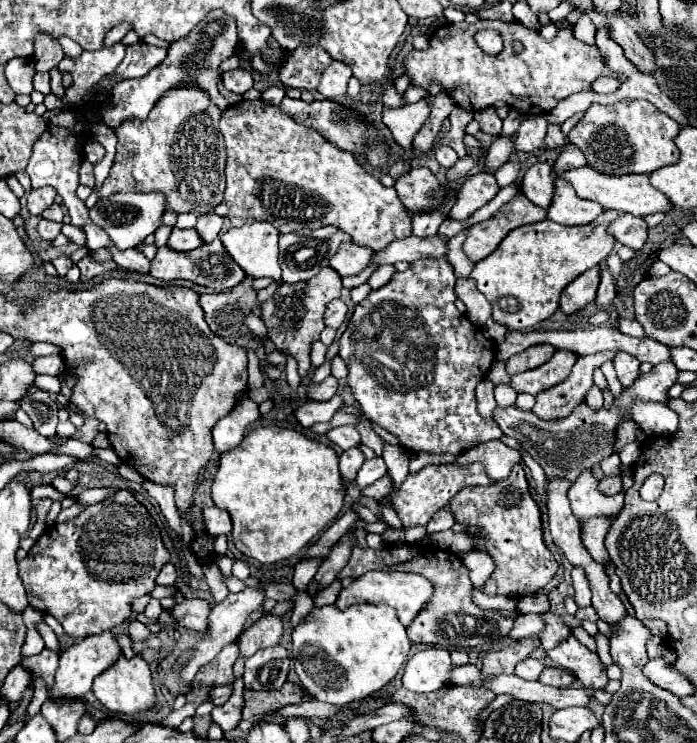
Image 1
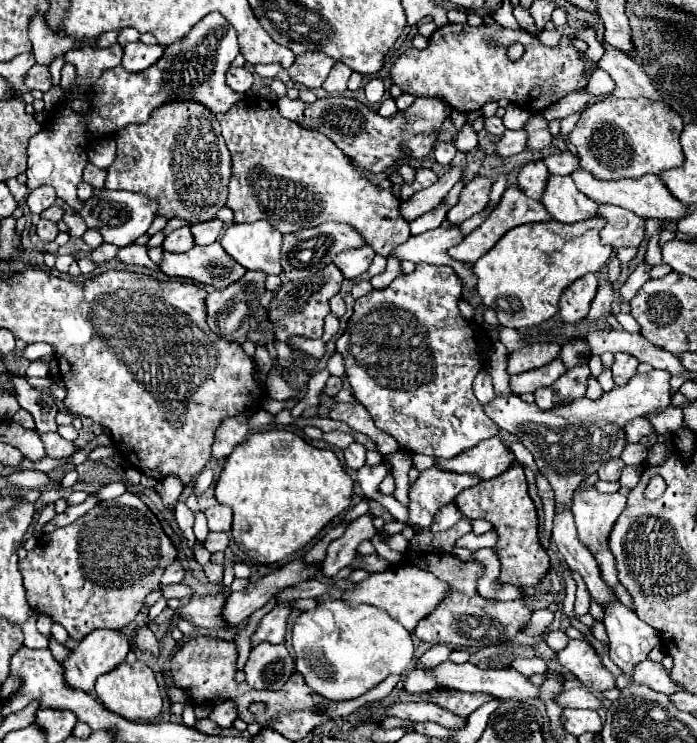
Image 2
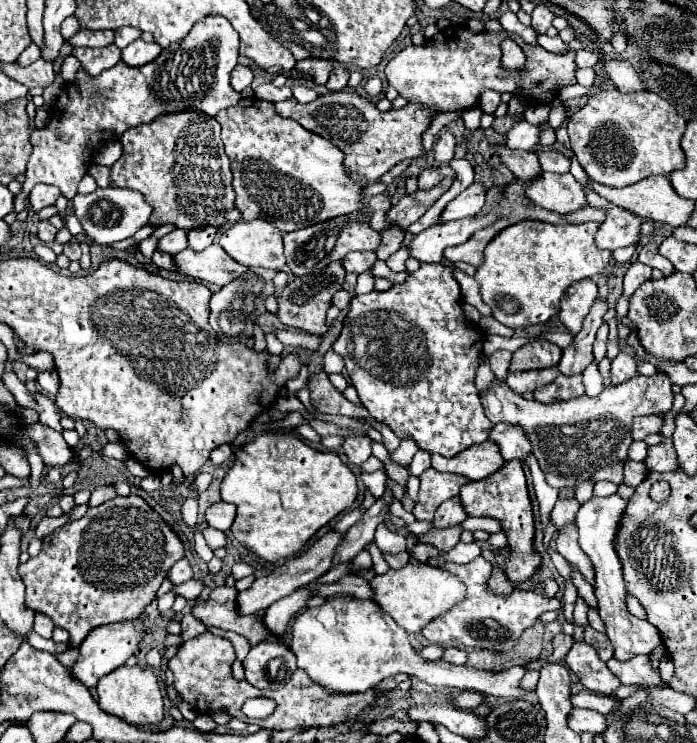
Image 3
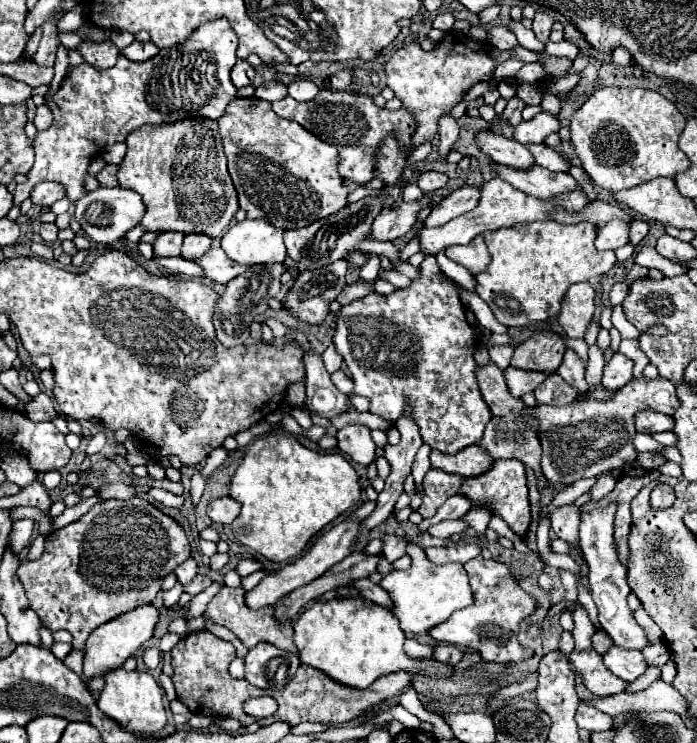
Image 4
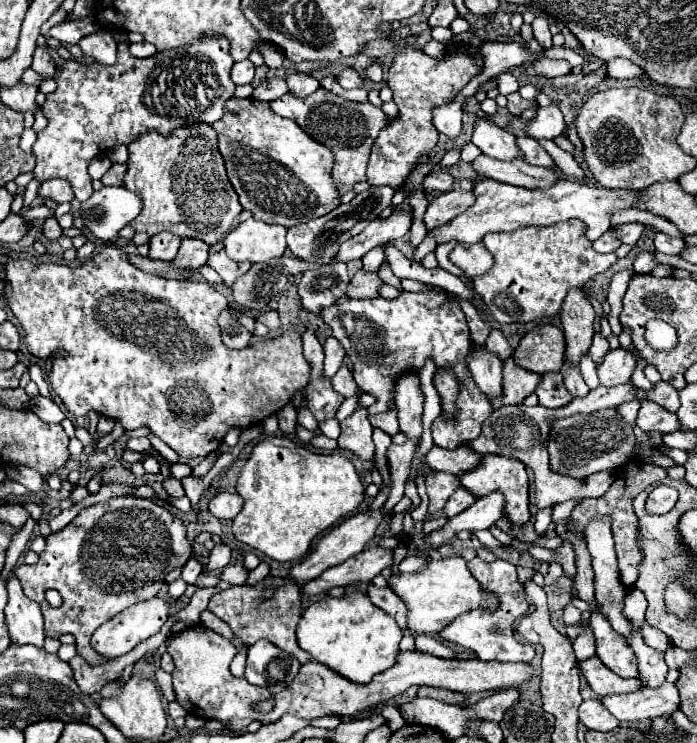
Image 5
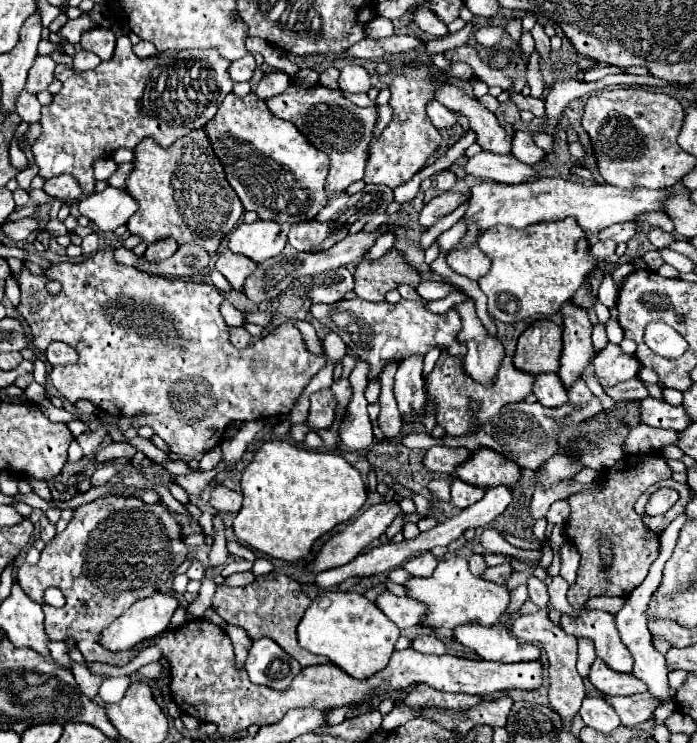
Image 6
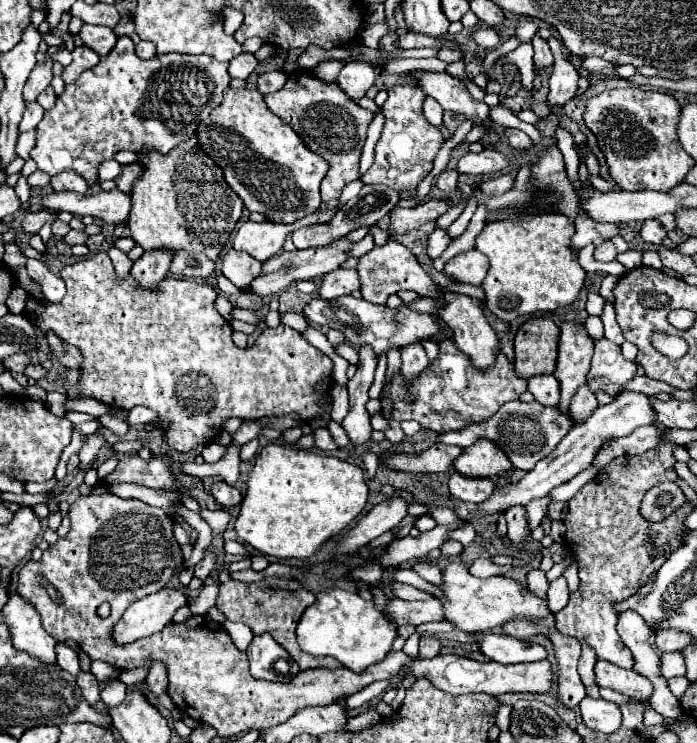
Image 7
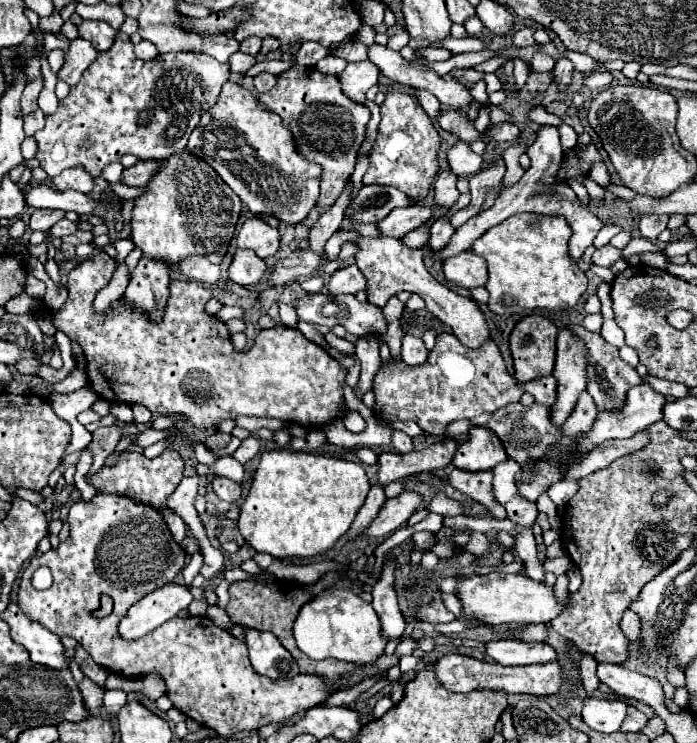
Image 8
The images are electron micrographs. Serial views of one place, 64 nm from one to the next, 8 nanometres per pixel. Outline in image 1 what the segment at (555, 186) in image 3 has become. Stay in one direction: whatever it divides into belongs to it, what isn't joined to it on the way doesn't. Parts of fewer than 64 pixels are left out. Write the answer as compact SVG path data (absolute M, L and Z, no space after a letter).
M556 178L554 184L556 184L556 194L548 210L548 218L552 222L562 226L584 226L604 212L600 204L578 198L574 188L568 182Z

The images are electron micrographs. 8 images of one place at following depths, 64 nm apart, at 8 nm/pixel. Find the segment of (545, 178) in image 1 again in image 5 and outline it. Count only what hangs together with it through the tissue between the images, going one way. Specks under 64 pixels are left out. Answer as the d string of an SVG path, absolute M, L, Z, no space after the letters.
M488 118L476 120L472 144L476 144L482 154L496 160L524 160L524 154L516 144L516 136L506 132L504 128L498 128Z

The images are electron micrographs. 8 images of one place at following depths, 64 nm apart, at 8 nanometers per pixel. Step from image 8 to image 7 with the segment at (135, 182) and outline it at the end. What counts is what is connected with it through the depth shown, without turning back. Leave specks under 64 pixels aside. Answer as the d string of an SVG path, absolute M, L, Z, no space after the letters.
M126 164L126 166L122 166L122 172L114 178L114 182L116 182L116 188L118 190L122 190L122 192L130 192L130 186L132 186L132 182L136 180L136 176L142 172L142 166L140 164Z

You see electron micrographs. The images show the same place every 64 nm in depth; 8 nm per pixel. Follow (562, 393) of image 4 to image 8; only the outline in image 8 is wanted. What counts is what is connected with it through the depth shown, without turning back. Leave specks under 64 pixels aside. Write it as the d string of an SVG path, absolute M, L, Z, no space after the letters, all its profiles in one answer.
M544 376L544 378L536 378L532 382L524 382L522 384L526 392L530 392L536 402L552 406L556 402L556 378L554 376Z

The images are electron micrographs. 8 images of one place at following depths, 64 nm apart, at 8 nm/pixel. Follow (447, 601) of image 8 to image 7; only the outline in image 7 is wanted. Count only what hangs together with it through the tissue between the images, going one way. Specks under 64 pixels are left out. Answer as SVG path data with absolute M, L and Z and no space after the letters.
M412 569L398 571L393 579L396 582L413 585L417 589L436 594L436 597L442 598L442 592L440 592L440 589L436 585L426 582L426 580L420 578L420 576L418 576Z

